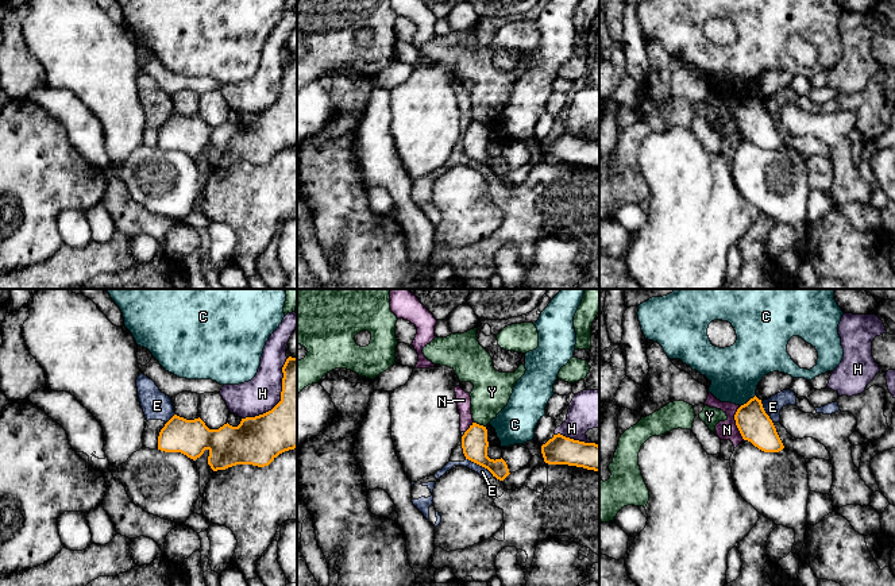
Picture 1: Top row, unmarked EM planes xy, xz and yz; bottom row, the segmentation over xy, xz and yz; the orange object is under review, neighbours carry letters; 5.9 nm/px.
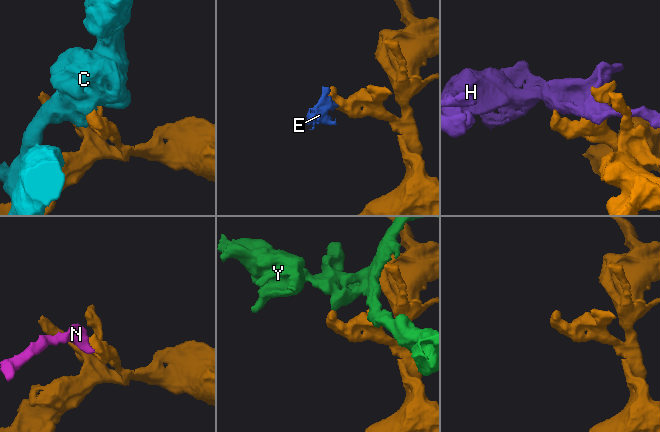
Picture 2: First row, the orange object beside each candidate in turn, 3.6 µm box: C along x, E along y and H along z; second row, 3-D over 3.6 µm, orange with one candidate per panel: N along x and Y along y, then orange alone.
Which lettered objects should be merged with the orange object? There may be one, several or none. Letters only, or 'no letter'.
no letter

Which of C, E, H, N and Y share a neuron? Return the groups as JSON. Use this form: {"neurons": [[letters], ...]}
{"neurons": [["C"], ["E", "N"], ["H"], ["Y"]]}

